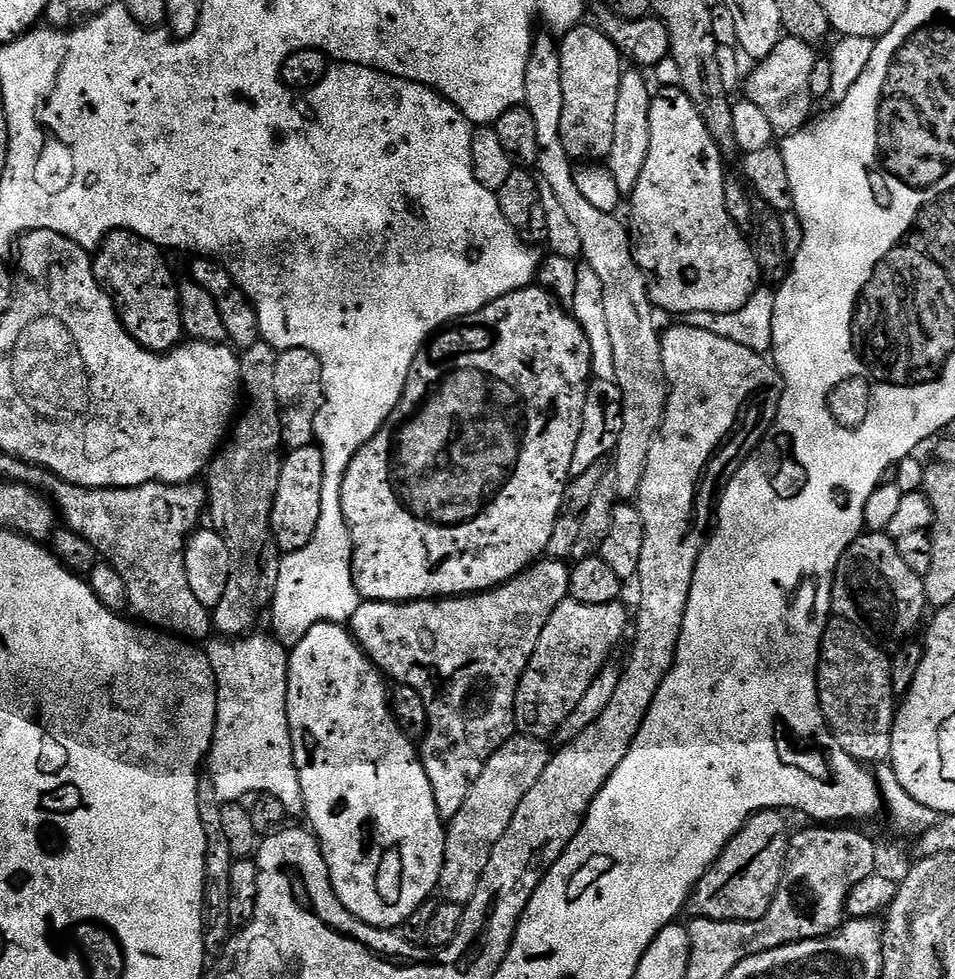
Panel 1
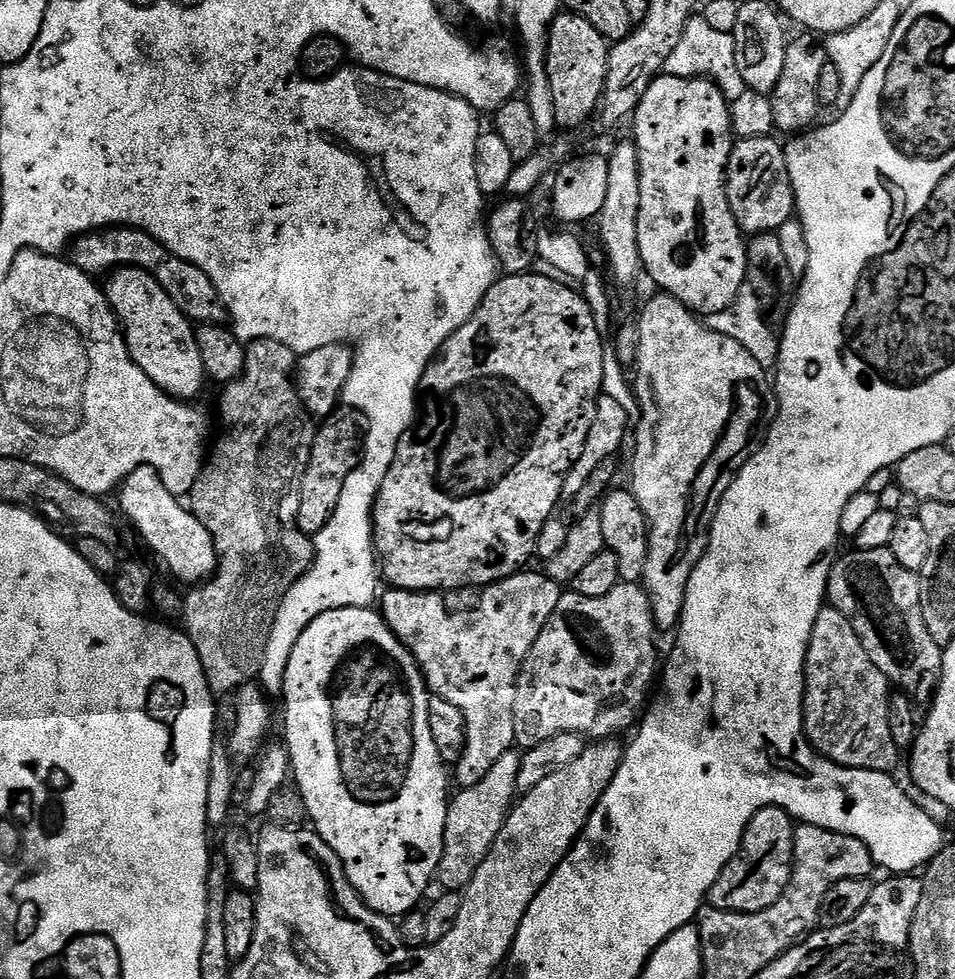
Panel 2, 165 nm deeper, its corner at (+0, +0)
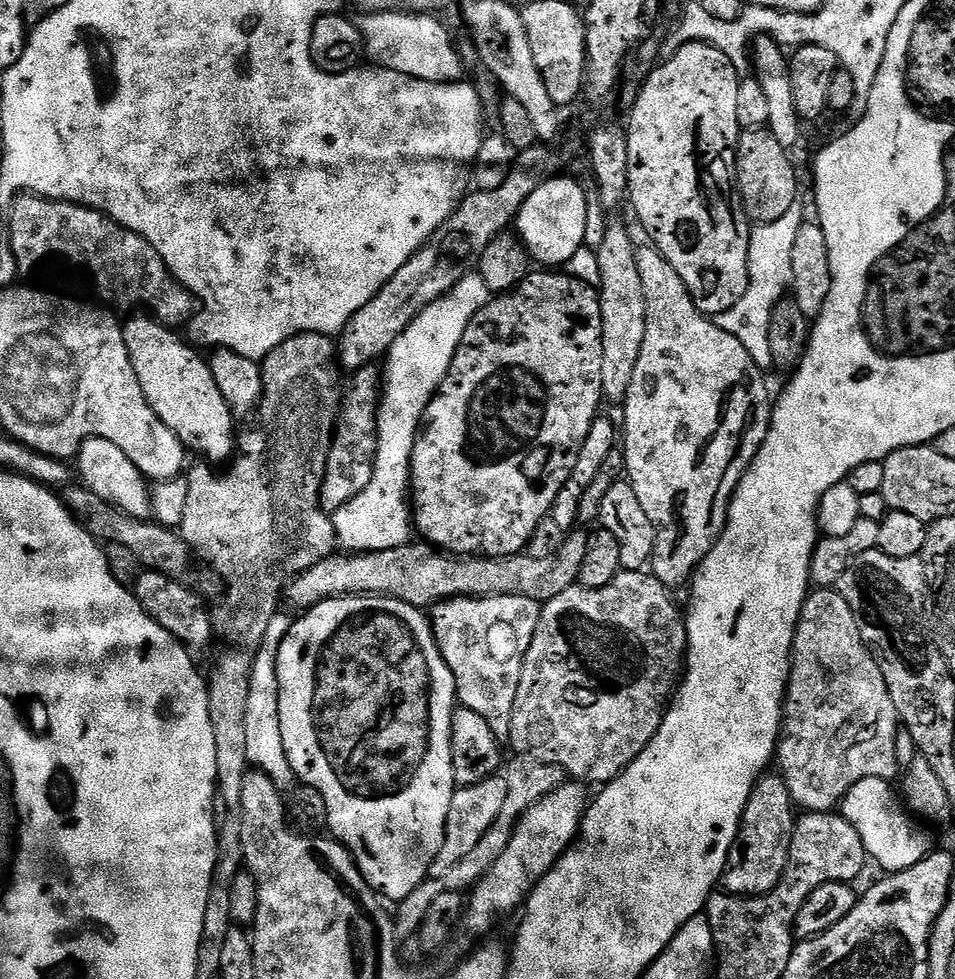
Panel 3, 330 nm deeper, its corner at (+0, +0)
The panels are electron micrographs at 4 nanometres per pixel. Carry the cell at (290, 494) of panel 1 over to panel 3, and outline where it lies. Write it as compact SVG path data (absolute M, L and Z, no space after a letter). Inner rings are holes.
M376 364L351 373L352 385L347 385L340 405L340 419L336 435L332 438L332 450L326 464L322 482L320 506L325 512L335 514L346 502L358 498L374 478L376 451L380 438L380 398L382 395L382 372Z

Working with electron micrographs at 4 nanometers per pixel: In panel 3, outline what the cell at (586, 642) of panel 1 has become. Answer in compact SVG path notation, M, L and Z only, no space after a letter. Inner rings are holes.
M621 571L610 582L610 586L601 588L575 587L558 594L558 598L547 601L541 607L540 621L536 627L534 638L530 642L530 650L524 655L522 678L518 682L518 694L514 698L514 718L510 722L510 747L513 753L538 758L542 762L550 762L554 766L562 766L562 770L573 781L585 785L603 786L609 784L614 777L621 776L634 758L646 750L646 746L658 734L658 726L662 726L664 713L683 677L688 655L688 626L685 617L676 609L672 601L673 593L664 587L658 577L642 572Z

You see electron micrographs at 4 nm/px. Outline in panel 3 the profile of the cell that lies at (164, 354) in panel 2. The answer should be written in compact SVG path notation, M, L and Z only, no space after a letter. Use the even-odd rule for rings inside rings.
M151 314L133 316L136 316L133 320L123 321L124 341L146 402L150 402L154 414L158 414L158 418L162 418L162 422L166 422L166 426L174 430L174 434L184 443L189 453L197 452L200 455L197 457L216 466L231 461L238 443L237 421L232 415L230 406L226 406L226 398L222 398L222 390L218 390L218 382L214 382L214 374L210 370L208 360L200 357L201 353L185 337L184 341L179 331L167 328L155 316Z

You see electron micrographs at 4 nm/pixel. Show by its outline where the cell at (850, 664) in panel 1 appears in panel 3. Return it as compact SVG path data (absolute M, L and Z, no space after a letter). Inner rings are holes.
M821 588L813 591L808 599L804 601L802 614L796 623L796 633L792 643L792 669L788 679L788 695L784 698L784 722L780 733L780 743L776 746L775 763L780 764L778 772L779 775L784 777L786 786L790 790L793 805L797 809L804 808L800 810L805 813L830 812L839 809L846 793L855 784L862 782L866 778L882 778L889 782L895 781L895 776L897 779L898 773L901 771L898 766L898 758L894 758L897 731L896 707L890 698L890 690L886 690L886 678L882 678L880 663L876 661L869 648L864 645L864 639L858 630L858 618L854 614L854 610L850 610L850 602L846 602L846 598L842 598L842 594L832 588Z

